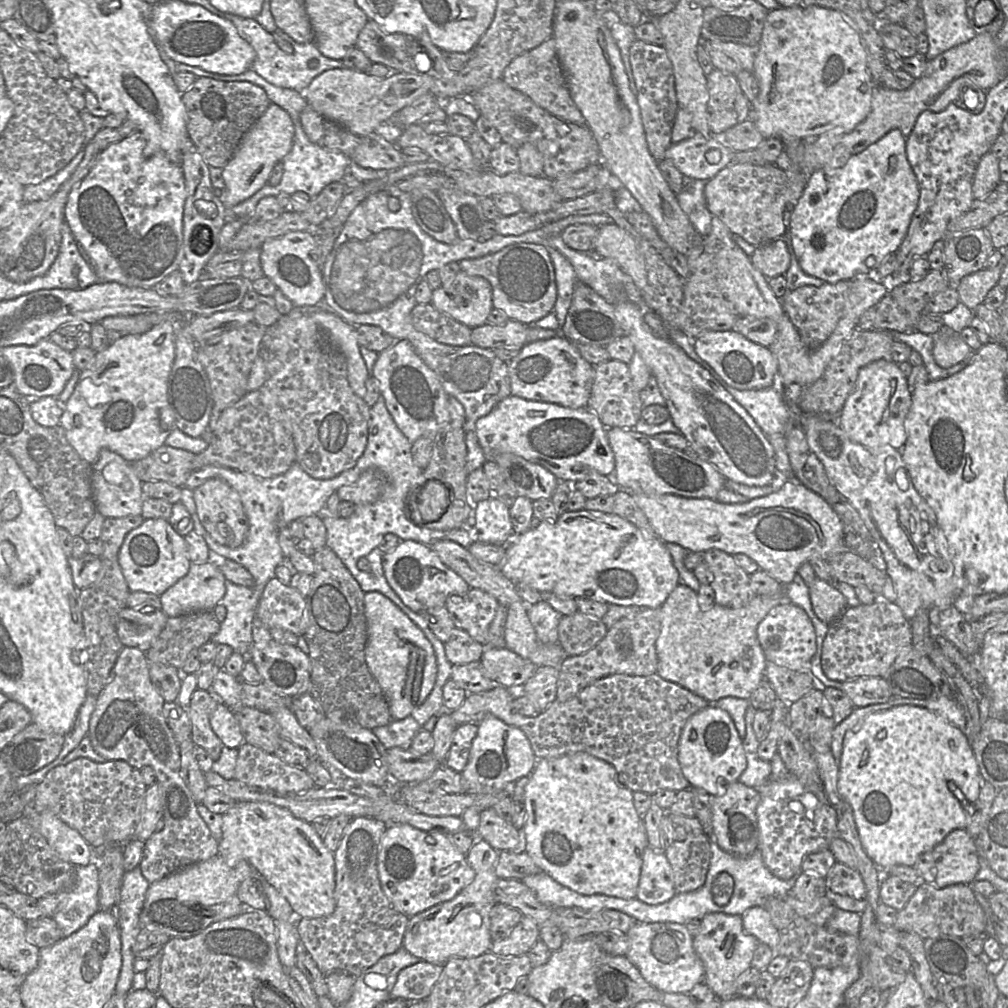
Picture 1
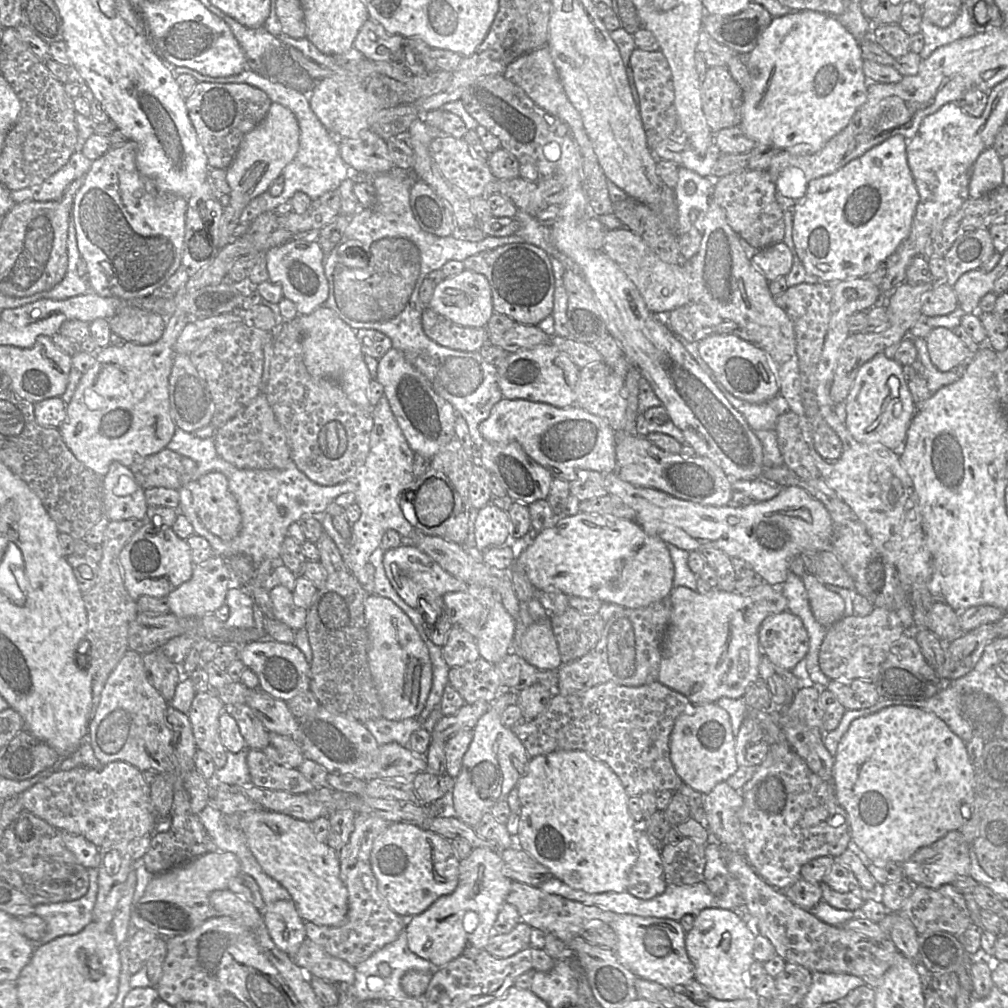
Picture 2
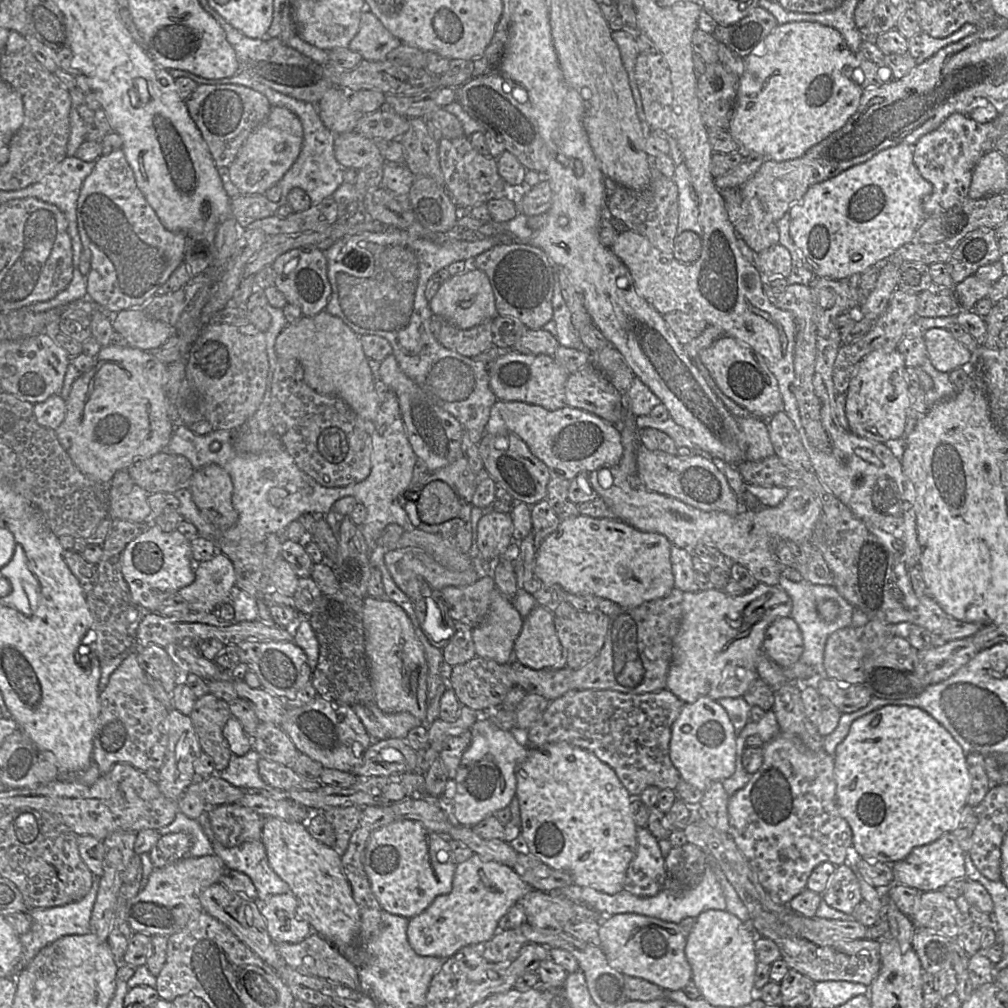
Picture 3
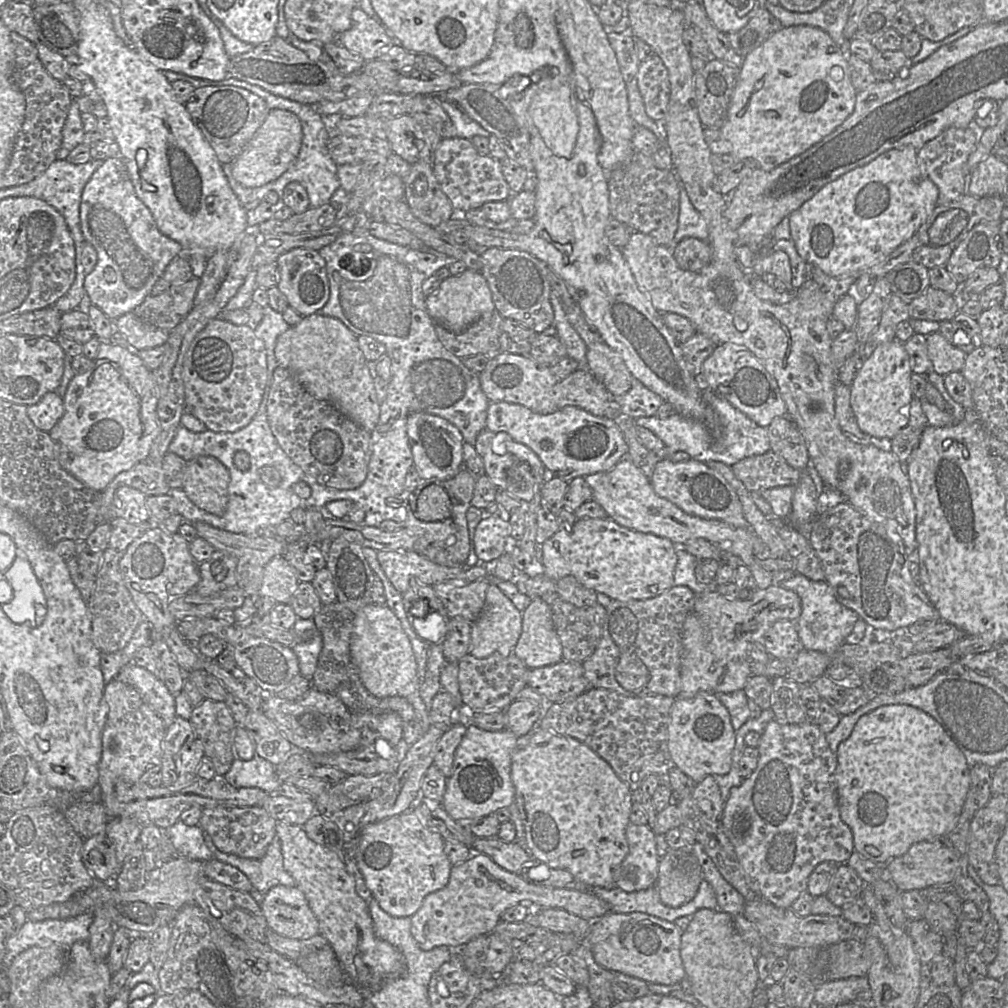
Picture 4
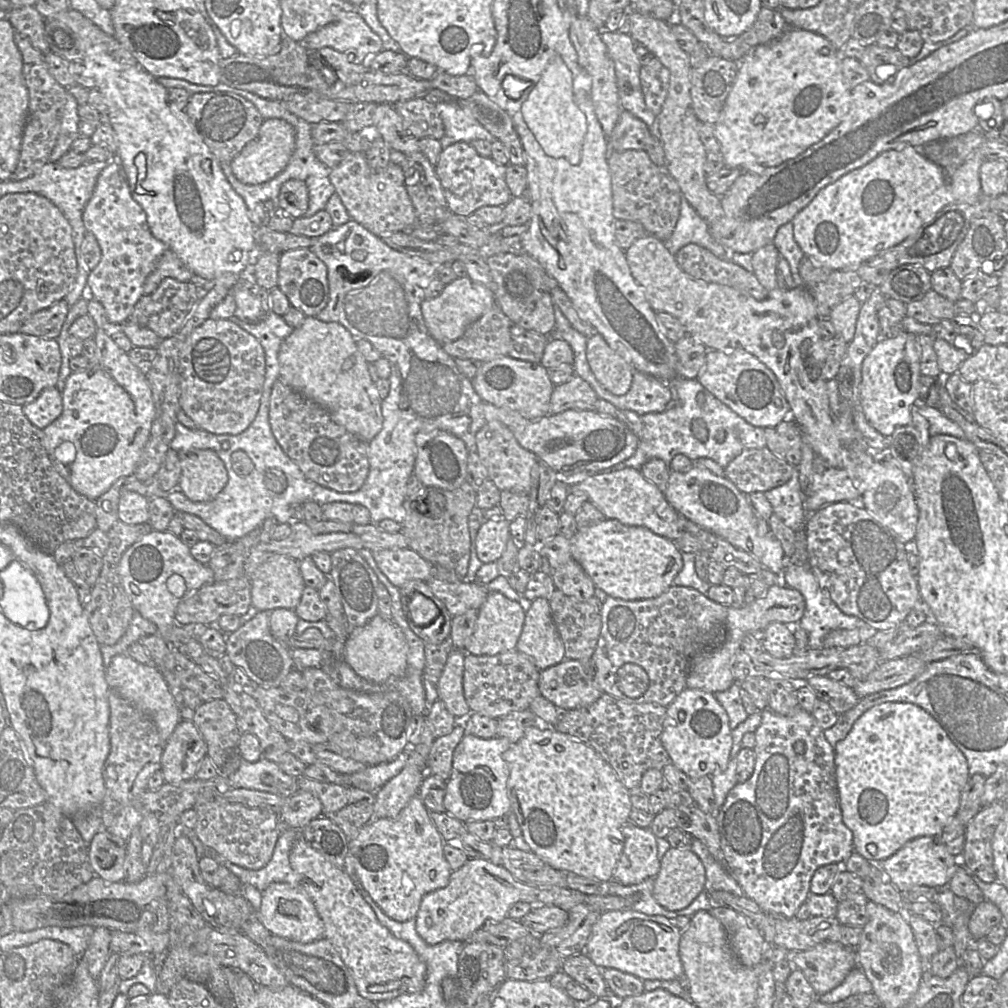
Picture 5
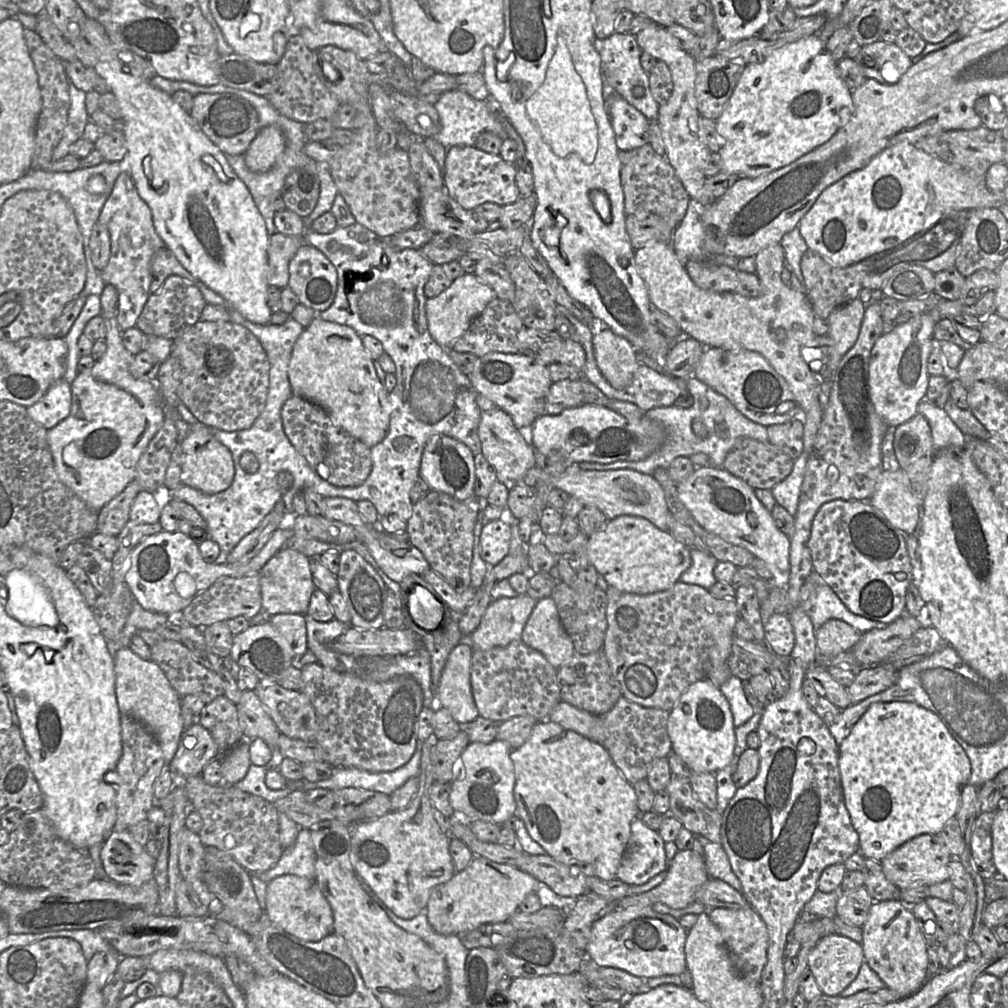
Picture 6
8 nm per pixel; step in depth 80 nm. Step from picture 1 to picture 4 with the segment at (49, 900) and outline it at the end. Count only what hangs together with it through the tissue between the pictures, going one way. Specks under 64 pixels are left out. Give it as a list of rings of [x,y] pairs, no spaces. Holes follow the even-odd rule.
[[[89,911],[64,920],[47,919],[33,922],[27,919],[16,934],[5,940],[4,966],[8,968],[14,958],[33,946],[45,947],[56,943],[69,951],[75,942],[88,942],[92,920],[93,912]]]

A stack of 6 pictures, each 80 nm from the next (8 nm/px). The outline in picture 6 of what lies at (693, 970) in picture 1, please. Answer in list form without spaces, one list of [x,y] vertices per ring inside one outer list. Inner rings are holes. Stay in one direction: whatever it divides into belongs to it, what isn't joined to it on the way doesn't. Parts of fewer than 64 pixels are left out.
[[[651,906],[615,909],[592,925],[584,955],[598,967],[617,968],[642,979],[680,975],[686,969],[686,937],[676,918],[659,914]]]

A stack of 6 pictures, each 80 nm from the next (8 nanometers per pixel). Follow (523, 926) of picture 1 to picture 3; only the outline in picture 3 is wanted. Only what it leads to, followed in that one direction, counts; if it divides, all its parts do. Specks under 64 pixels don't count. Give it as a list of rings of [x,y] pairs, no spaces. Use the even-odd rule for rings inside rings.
[[[518,929],[498,930],[488,941],[475,945],[477,952],[488,962],[513,961],[528,941]]]

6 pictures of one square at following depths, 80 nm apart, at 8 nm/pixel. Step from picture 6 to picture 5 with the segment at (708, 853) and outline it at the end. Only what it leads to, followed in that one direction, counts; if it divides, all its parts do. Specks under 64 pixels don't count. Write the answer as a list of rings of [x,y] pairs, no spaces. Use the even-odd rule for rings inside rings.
[[[693,840],[691,851],[697,855],[705,868],[705,890],[708,893],[725,891],[736,896],[743,896],[743,891],[736,880],[728,873],[724,864],[711,855],[707,847],[699,840]]]

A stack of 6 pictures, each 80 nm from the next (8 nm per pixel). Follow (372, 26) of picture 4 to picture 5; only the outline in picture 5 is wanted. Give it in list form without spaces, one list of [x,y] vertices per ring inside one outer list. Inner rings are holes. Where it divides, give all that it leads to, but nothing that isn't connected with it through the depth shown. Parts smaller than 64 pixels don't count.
[[[354,10],[339,12],[339,18],[308,33],[297,41],[307,50],[329,46],[341,52],[352,52],[358,58],[354,62],[363,65],[377,53],[384,50],[382,40],[363,17]]]

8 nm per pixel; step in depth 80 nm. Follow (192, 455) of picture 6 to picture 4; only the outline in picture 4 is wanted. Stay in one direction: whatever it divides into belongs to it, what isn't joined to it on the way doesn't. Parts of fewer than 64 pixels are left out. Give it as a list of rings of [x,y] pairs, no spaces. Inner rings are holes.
[[[199,456],[188,462],[181,489],[200,509],[222,516],[228,503],[229,484],[229,470],[221,461],[213,456]]]

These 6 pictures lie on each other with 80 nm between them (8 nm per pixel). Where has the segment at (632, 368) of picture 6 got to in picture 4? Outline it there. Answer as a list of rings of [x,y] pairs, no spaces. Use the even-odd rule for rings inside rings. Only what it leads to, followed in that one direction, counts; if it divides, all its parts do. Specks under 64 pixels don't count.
[[[604,341],[588,346],[587,368],[613,396],[631,388],[632,374],[623,358]]]

